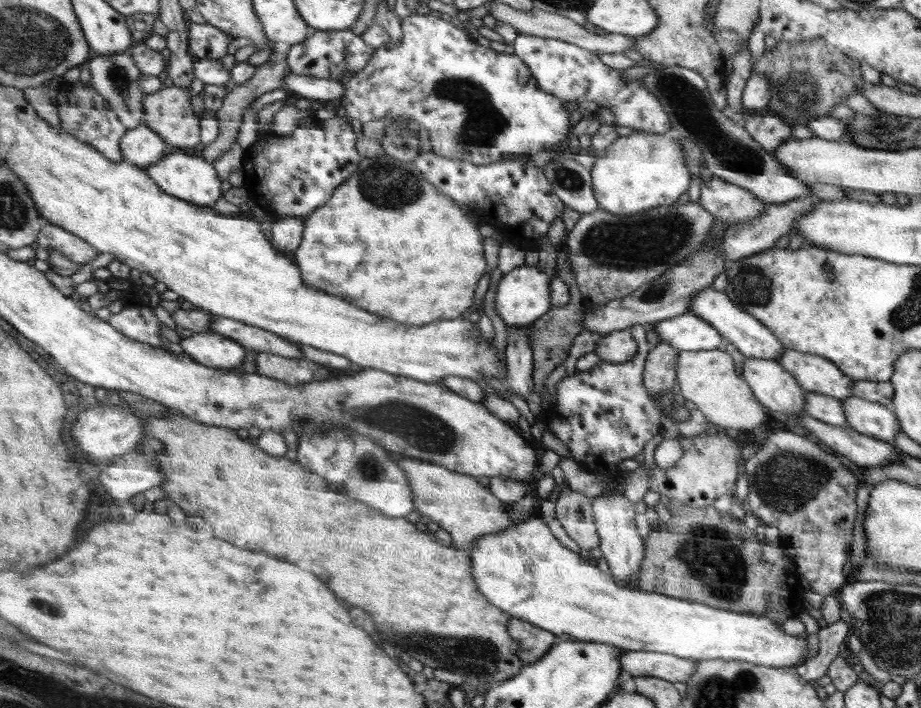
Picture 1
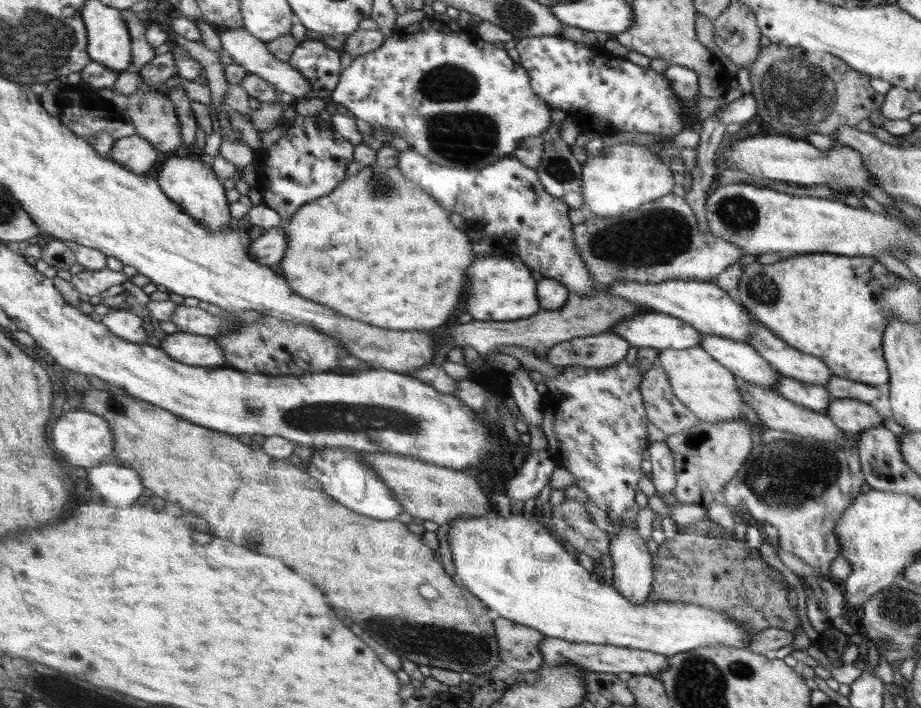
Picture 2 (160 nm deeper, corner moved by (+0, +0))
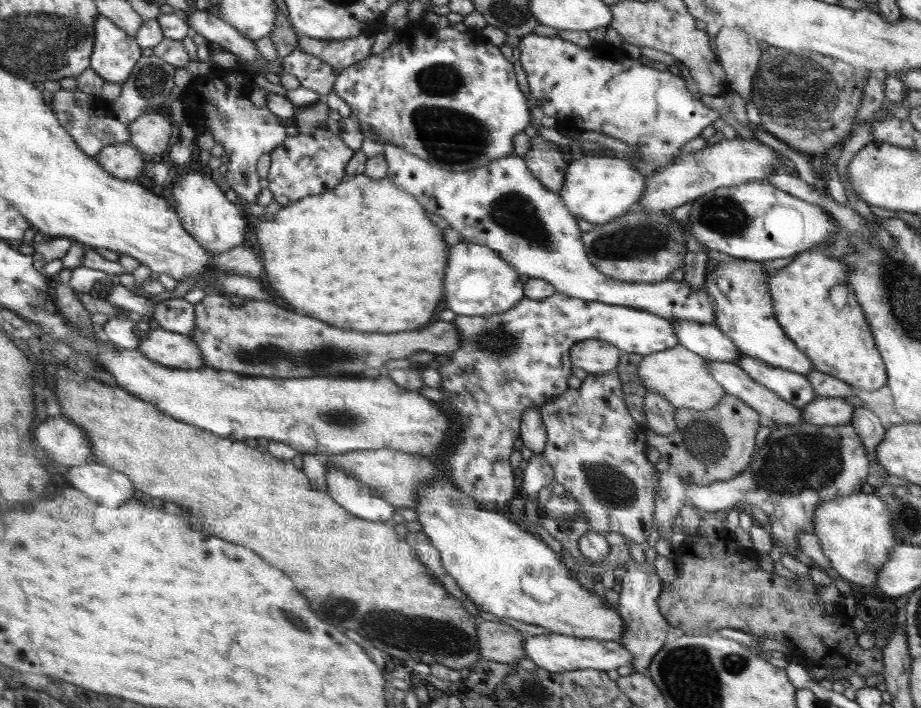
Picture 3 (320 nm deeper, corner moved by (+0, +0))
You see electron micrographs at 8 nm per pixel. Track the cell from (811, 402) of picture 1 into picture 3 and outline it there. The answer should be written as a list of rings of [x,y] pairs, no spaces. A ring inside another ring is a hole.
[[[744,353],[737,360],[737,365],[752,380],[769,388],[794,407],[802,408],[818,398],[803,374],[766,364]]]

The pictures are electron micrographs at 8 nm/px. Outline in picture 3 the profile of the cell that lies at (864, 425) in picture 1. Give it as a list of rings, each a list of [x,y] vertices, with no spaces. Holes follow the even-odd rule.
[[[818,397],[814,402],[801,408],[802,421],[825,428],[827,425],[850,424],[854,406],[842,397]]]

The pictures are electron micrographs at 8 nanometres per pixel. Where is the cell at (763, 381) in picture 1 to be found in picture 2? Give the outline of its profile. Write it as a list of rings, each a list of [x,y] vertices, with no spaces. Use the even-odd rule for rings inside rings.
[[[703,333],[699,346],[711,353],[711,356],[720,361],[720,364],[731,369],[737,378],[768,387],[772,392],[776,392],[775,386],[780,372],[748,343]]]

